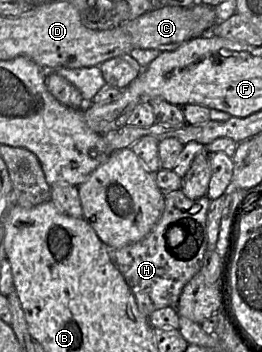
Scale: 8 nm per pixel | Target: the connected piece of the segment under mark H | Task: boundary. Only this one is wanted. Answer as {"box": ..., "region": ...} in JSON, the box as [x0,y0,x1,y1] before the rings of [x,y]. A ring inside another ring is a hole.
{"box":[108,189,211,317],"region":[[[181,189],[164,197],[164,211],[152,231],[146,237],[118,249],[108,248],[109,257],[133,294],[138,310],[146,317],[158,309],[177,306],[183,288],[201,270],[206,252],[206,220],[211,200],[206,196],[197,200],[191,200],[184,195]],[[180,221],[187,223],[186,239],[178,246],[170,247],[167,243],[167,232]]]}

